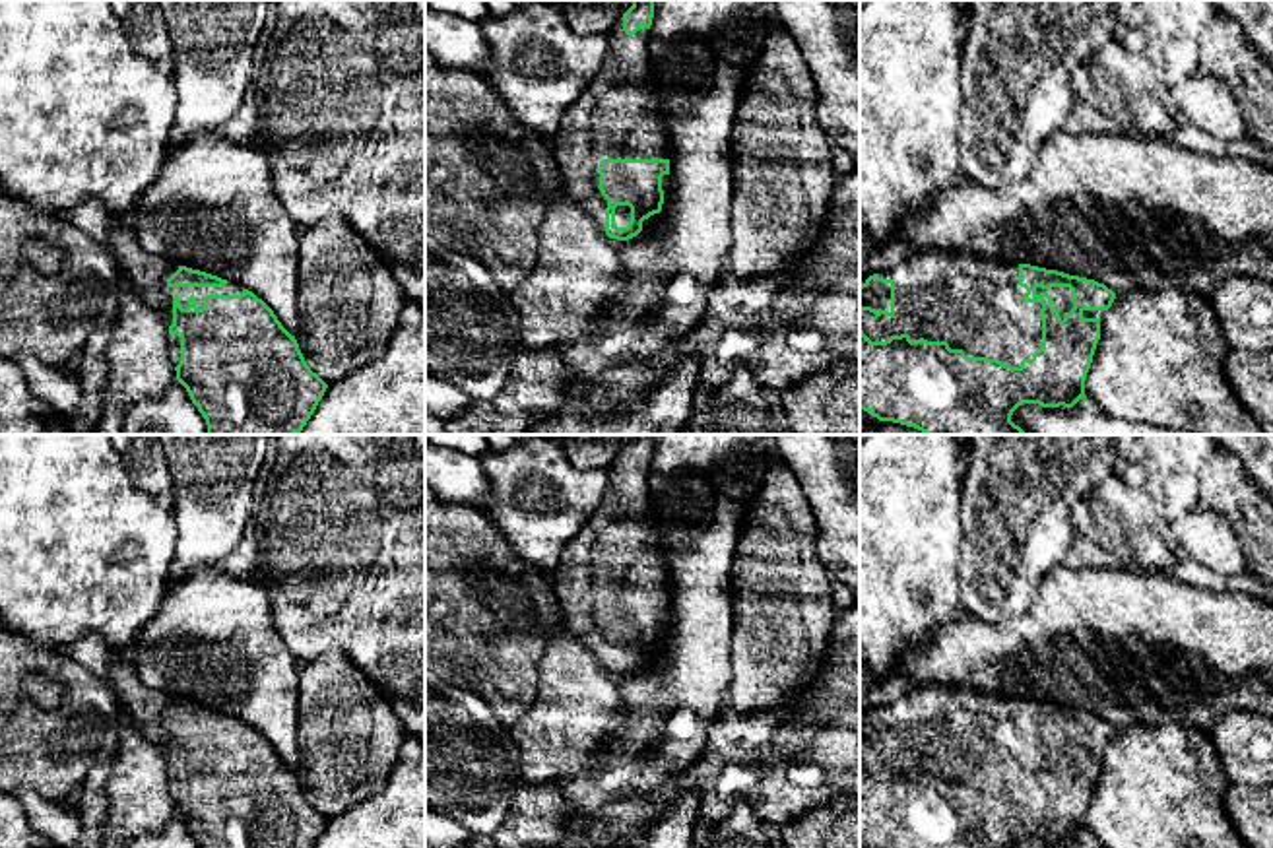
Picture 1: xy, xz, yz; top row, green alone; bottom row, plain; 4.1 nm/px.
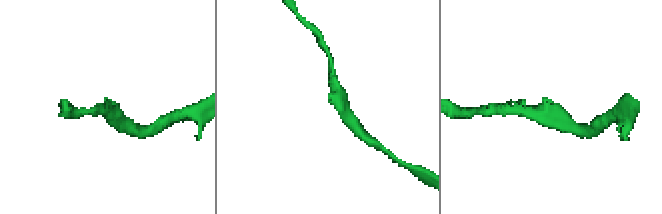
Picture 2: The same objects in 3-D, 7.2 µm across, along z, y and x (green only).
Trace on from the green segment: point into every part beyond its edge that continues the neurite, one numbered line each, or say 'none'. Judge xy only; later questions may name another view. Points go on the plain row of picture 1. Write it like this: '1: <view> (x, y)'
1: xy (148, 709)

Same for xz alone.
1: xz (618, 550)

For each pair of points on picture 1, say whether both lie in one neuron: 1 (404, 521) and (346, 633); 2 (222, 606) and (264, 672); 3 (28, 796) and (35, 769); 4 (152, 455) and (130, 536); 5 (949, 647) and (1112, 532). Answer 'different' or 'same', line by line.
1: same
2: same
3: different
4: different
5: different

